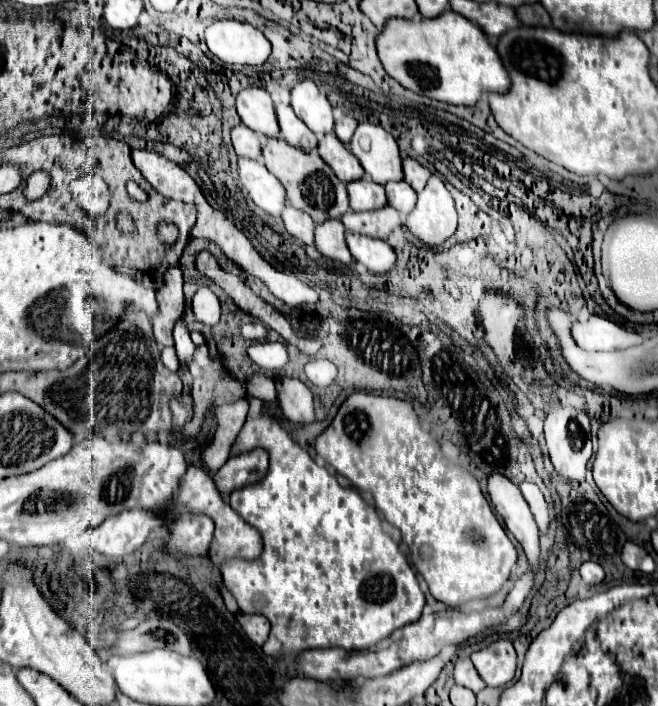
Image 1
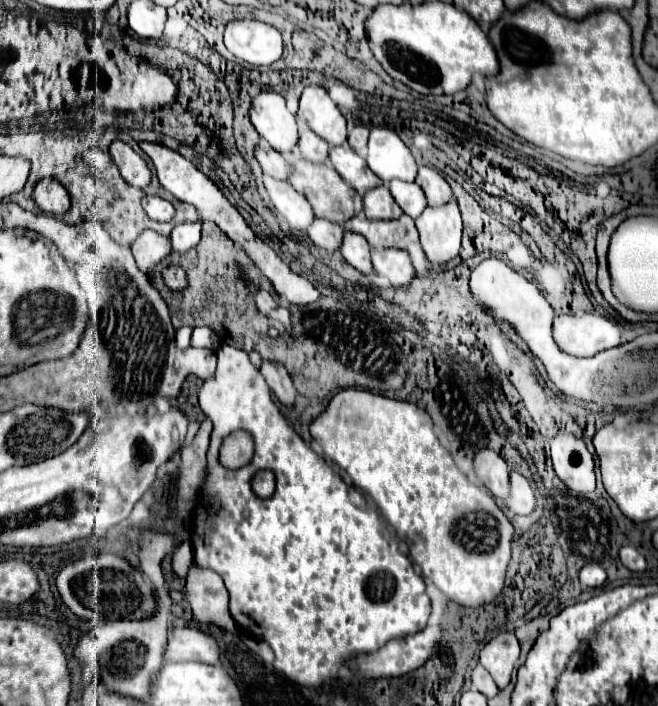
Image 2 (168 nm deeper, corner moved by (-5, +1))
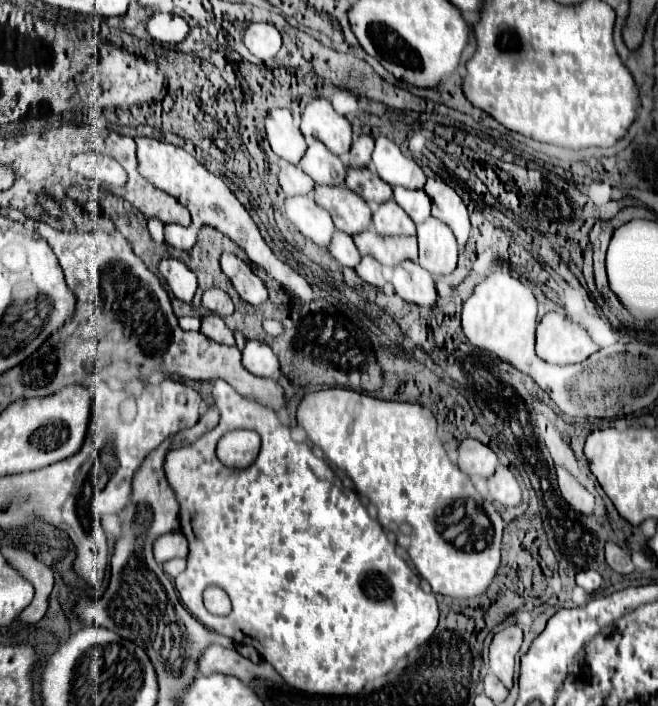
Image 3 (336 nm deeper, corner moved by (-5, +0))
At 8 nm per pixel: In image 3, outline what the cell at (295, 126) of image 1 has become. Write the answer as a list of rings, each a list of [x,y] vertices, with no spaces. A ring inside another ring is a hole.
[[[319,140],[309,142],[305,156],[301,158],[299,166],[305,174],[309,174],[317,184],[339,186],[345,182],[345,164],[339,156],[327,150],[325,144]]]

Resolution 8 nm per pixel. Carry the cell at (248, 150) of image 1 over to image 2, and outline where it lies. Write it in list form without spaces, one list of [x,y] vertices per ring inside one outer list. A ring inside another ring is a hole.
[[[257,145],[255,157],[261,163],[263,173],[267,173],[267,175],[271,175],[275,179],[287,179],[289,163],[283,159],[281,153],[277,153],[275,149],[271,149],[267,145]]]

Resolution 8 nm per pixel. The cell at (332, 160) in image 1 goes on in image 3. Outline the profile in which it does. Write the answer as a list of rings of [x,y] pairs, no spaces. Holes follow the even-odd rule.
[[[347,164],[347,178],[345,186],[353,192],[357,192],[367,204],[377,206],[383,204],[383,200],[391,200],[393,190],[387,182],[383,182],[373,170],[369,168],[353,168]]]

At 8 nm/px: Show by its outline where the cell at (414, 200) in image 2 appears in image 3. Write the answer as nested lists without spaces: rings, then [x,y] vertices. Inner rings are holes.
[[[397,186],[397,188],[393,188],[393,198],[409,214],[409,218],[415,224],[421,224],[423,220],[429,218],[431,200],[425,194],[425,190],[407,190],[407,188]]]

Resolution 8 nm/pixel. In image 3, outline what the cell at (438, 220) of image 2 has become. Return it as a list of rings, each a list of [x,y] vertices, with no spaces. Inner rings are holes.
[[[427,218],[423,224],[417,226],[417,238],[419,238],[419,264],[429,270],[431,274],[451,274],[457,266],[459,256],[459,244],[453,236],[451,228],[437,220]]]

